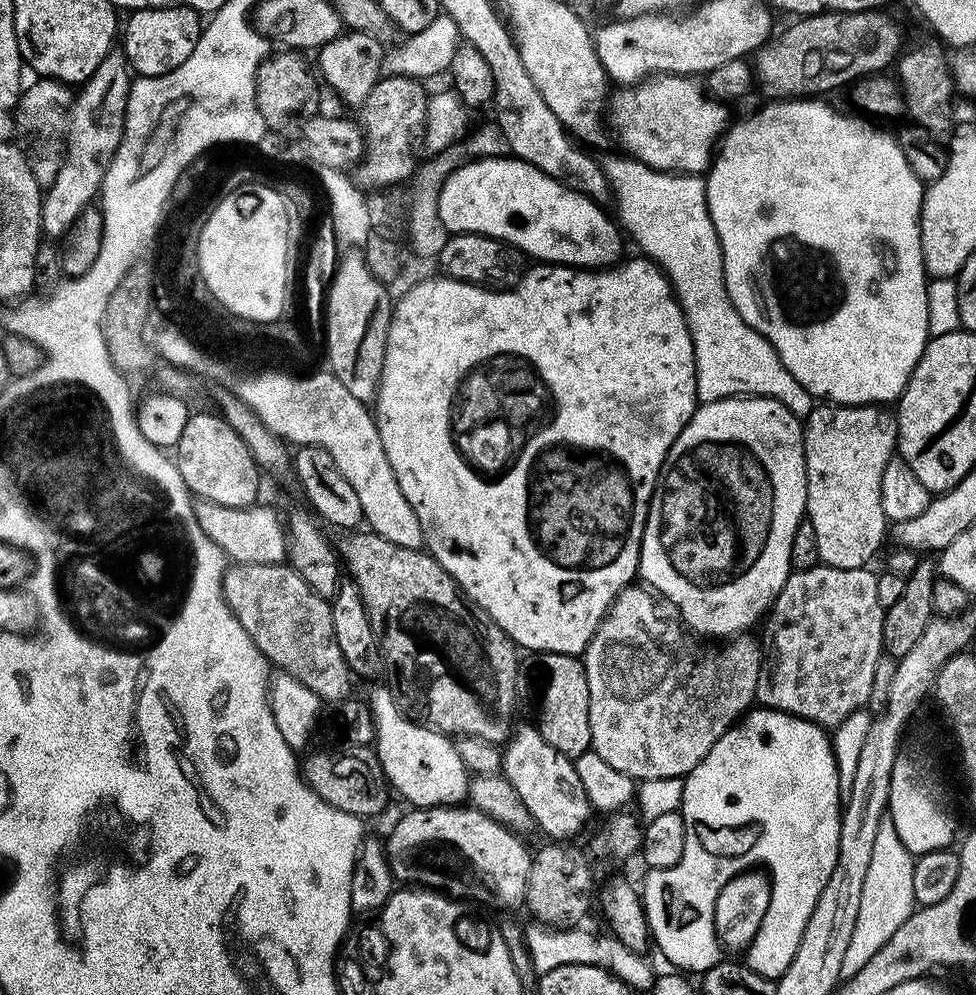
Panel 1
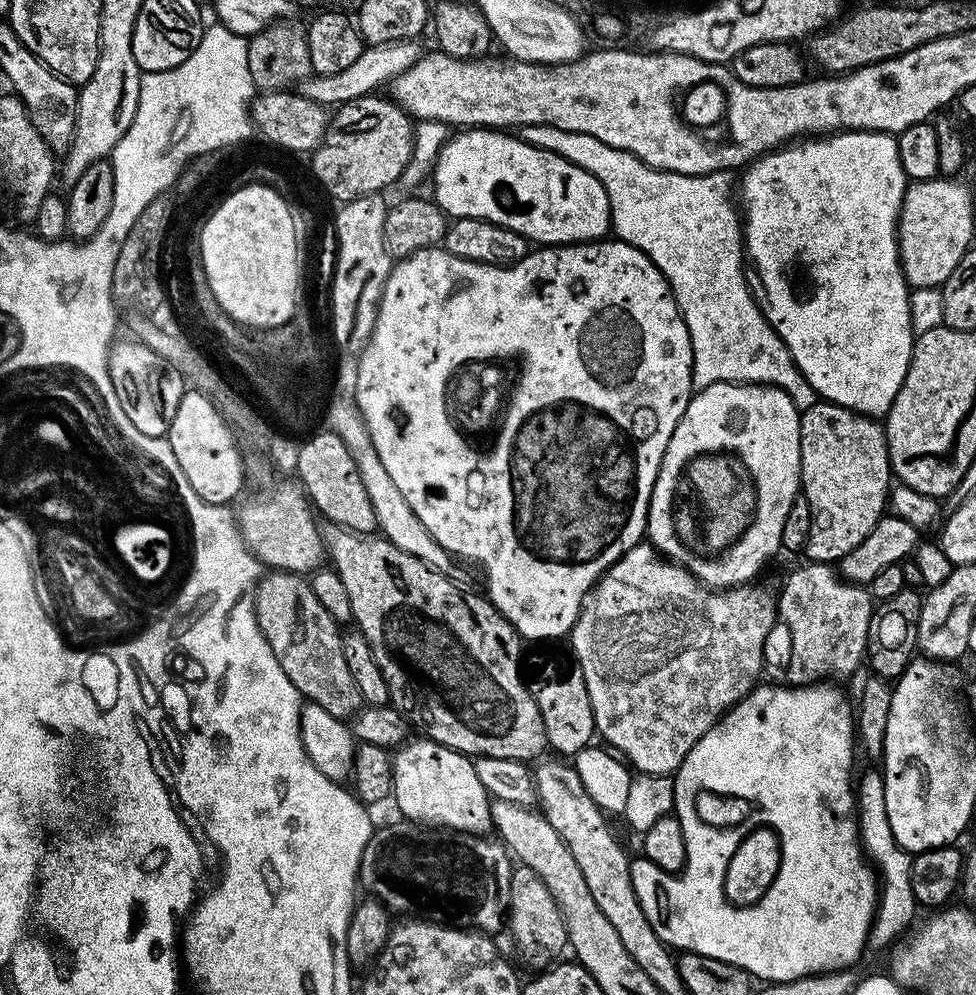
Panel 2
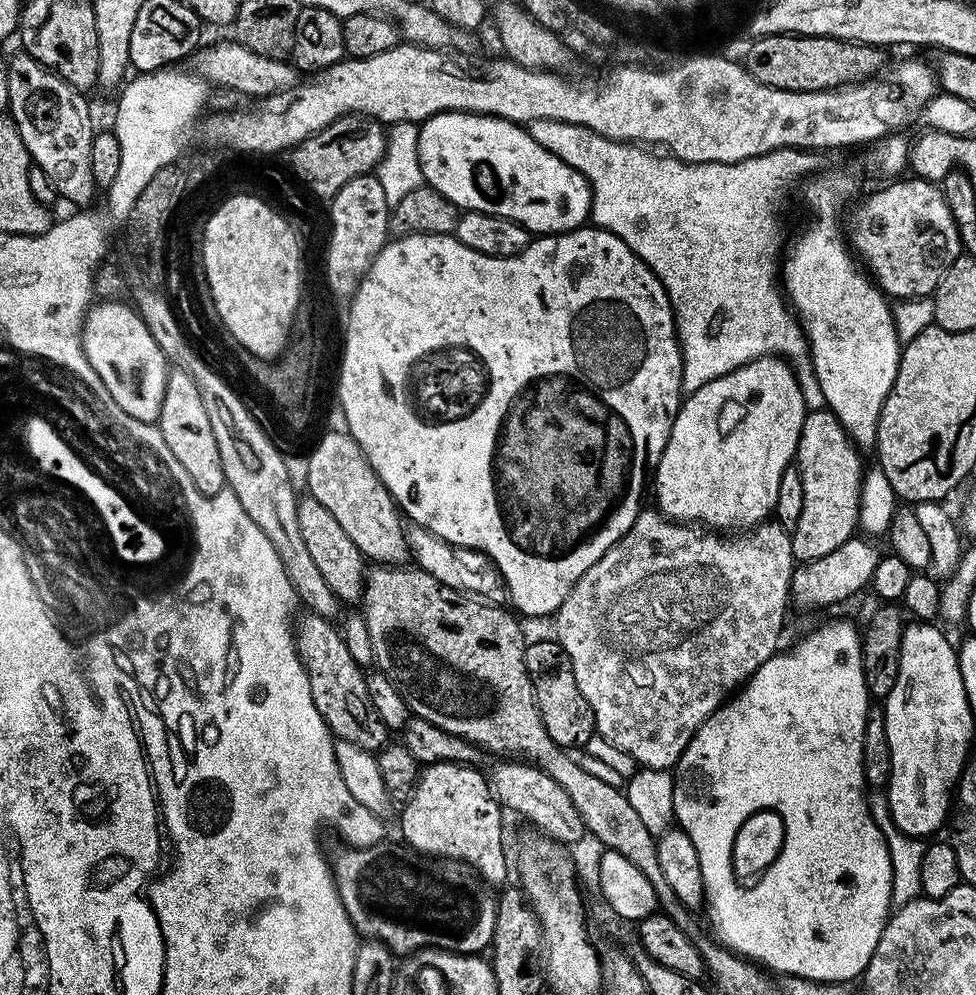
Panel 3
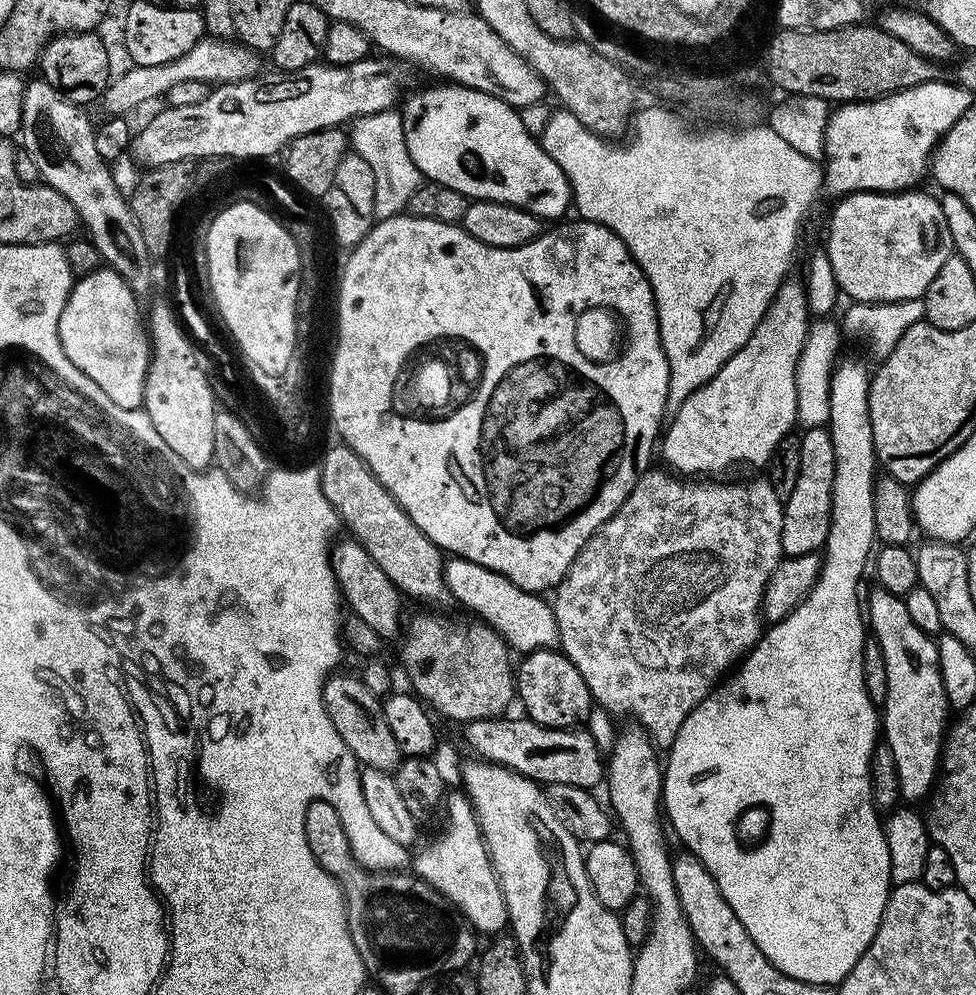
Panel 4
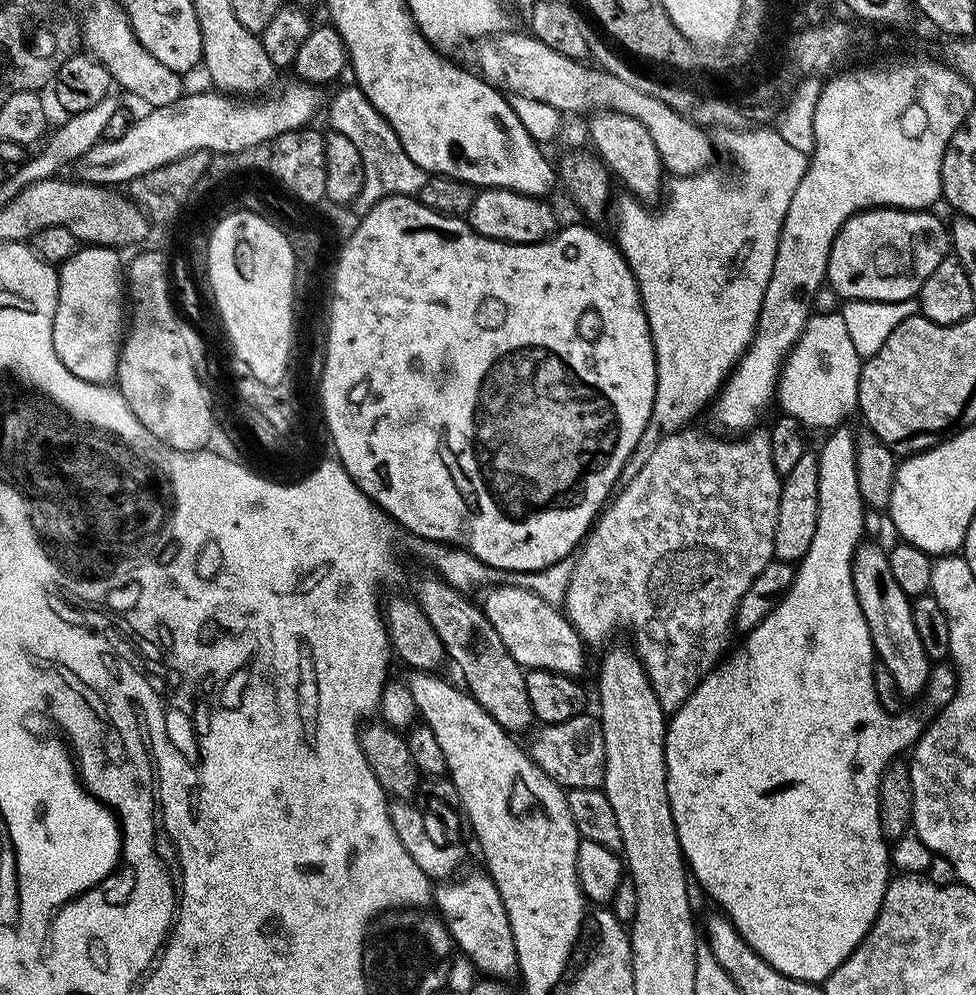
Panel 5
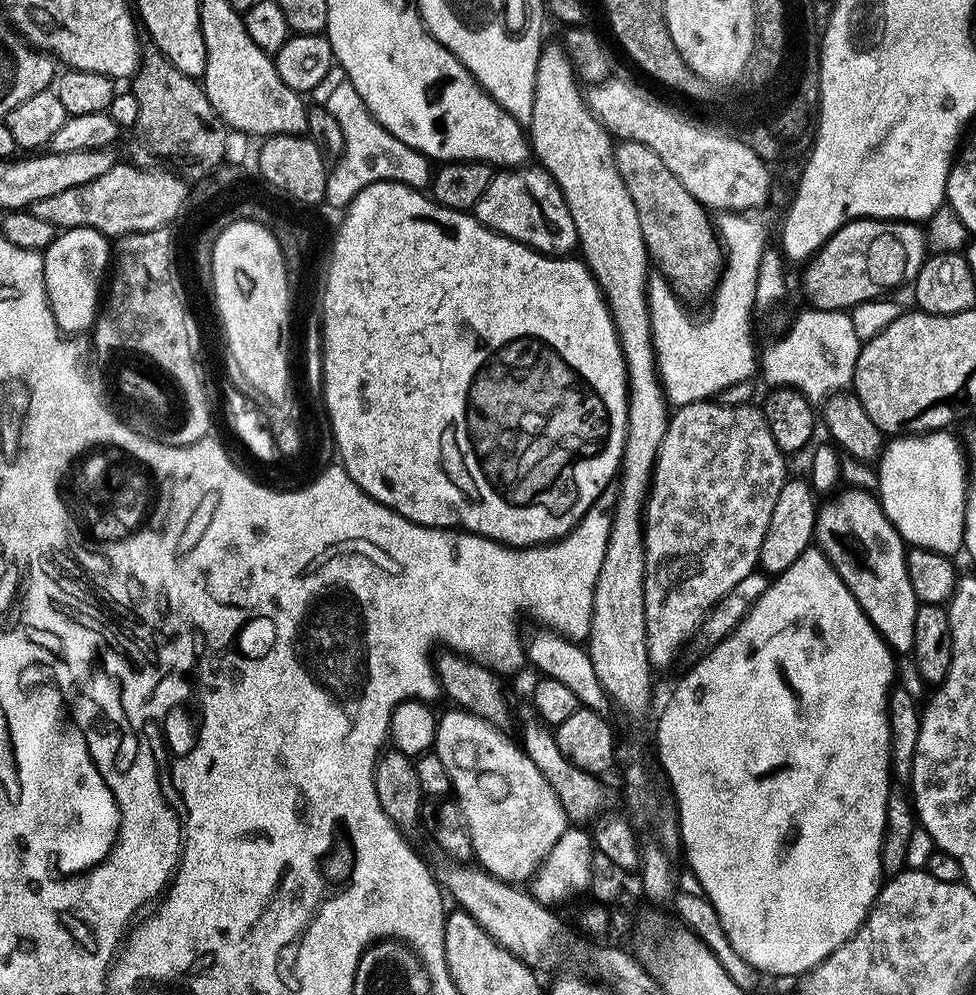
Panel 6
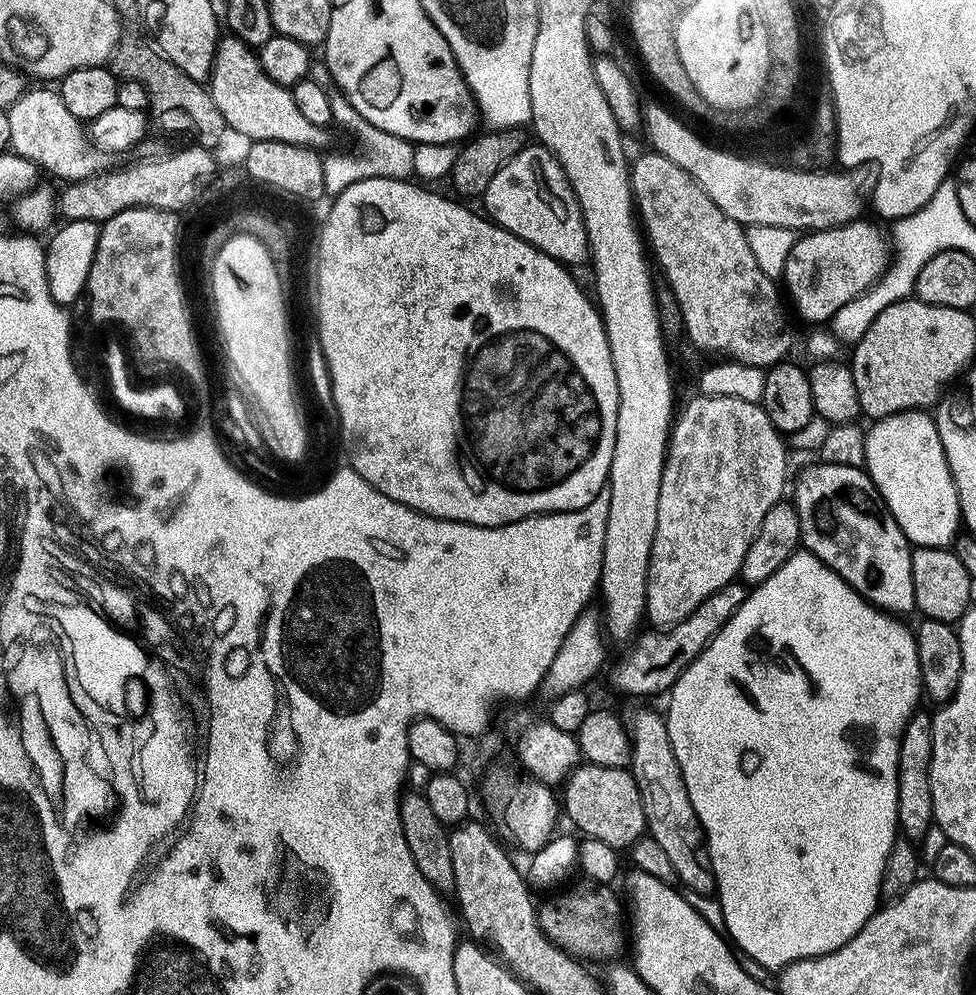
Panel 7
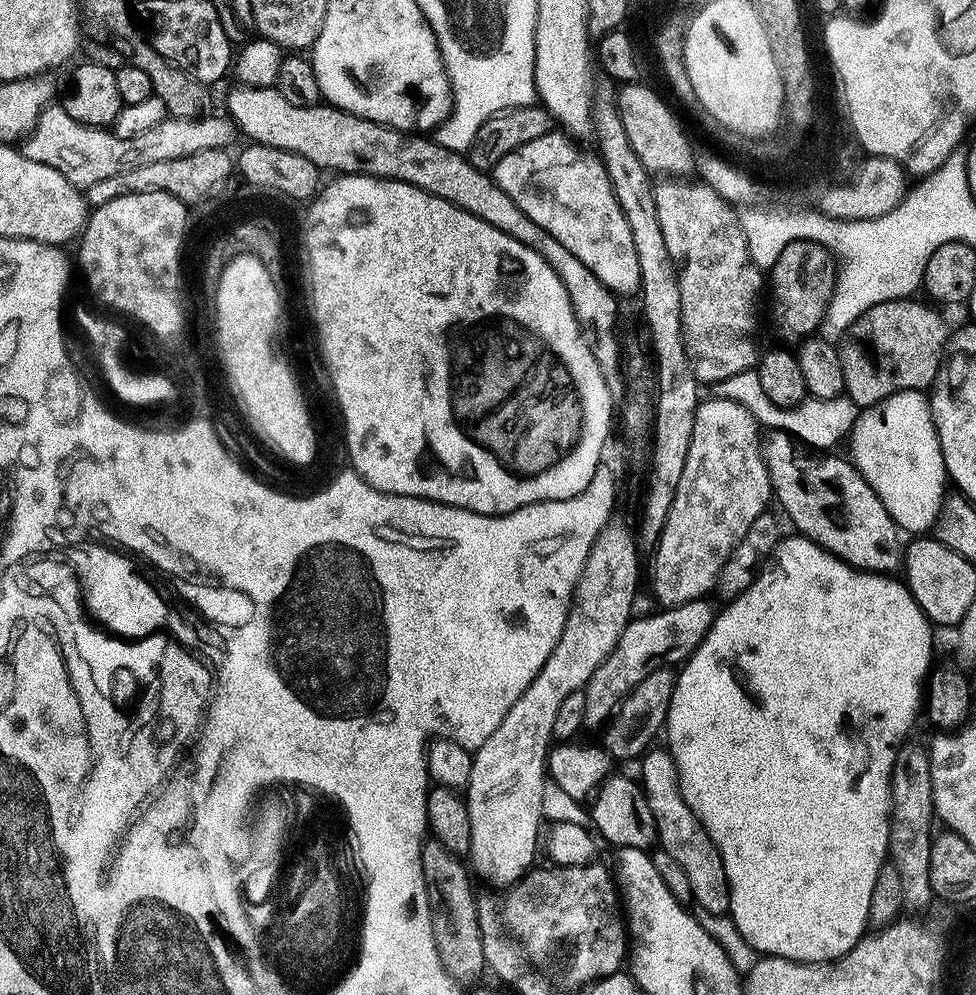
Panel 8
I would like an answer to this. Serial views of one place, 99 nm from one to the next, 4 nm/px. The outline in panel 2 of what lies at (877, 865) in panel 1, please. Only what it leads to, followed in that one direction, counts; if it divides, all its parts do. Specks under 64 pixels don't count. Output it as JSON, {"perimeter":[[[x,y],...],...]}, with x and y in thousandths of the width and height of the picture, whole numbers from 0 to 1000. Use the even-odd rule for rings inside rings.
{"perimeter":[[[901,774],[886,776],[883,786],[878,789],[878,819],[881,830],[882,847],[886,857],[892,860],[898,869],[902,883],[902,899],[899,908],[899,916],[894,924],[893,934],[890,937],[890,950],[908,951],[914,945],[919,946],[933,927],[941,910],[935,898],[935,890],[932,889],[933,859],[926,852],[920,850],[912,834],[911,823],[908,822],[907,786],[905,777]]]}

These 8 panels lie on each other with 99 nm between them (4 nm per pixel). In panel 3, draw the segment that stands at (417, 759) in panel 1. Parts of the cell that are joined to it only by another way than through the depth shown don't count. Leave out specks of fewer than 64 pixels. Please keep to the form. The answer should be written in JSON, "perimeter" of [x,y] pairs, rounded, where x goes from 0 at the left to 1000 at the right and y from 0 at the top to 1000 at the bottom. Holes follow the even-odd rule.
{"perimeter":[[[449,767],[438,769],[429,777],[424,791],[421,793],[422,801],[410,820],[410,836],[413,847],[419,852],[425,852],[431,858],[438,858],[444,862],[454,862],[472,868],[481,868],[487,879],[497,889],[515,889],[520,880],[520,868],[523,872],[523,860],[516,857],[516,828],[512,825],[514,809],[504,798],[502,784],[499,779],[492,777],[488,770],[467,767]]]}

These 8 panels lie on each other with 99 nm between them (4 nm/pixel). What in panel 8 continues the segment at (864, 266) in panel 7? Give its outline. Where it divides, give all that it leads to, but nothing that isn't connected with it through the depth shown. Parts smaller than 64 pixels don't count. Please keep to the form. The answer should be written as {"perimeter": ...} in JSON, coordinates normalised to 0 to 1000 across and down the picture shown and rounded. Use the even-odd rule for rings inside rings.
{"perimeter":[[[829,241],[809,243],[805,251],[789,270],[789,293],[791,289],[791,322],[803,342],[823,344],[841,329],[852,295],[857,291],[858,262],[841,245]]]}

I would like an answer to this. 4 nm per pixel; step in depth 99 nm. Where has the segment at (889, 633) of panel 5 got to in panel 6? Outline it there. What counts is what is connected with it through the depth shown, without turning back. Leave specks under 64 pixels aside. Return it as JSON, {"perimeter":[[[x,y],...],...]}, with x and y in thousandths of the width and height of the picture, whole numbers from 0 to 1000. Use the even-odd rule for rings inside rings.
{"perimeter":[[[869,490],[853,507],[841,506],[834,543],[915,656],[933,656],[941,604],[930,580],[928,545],[908,521],[901,502],[881,490]]]}

